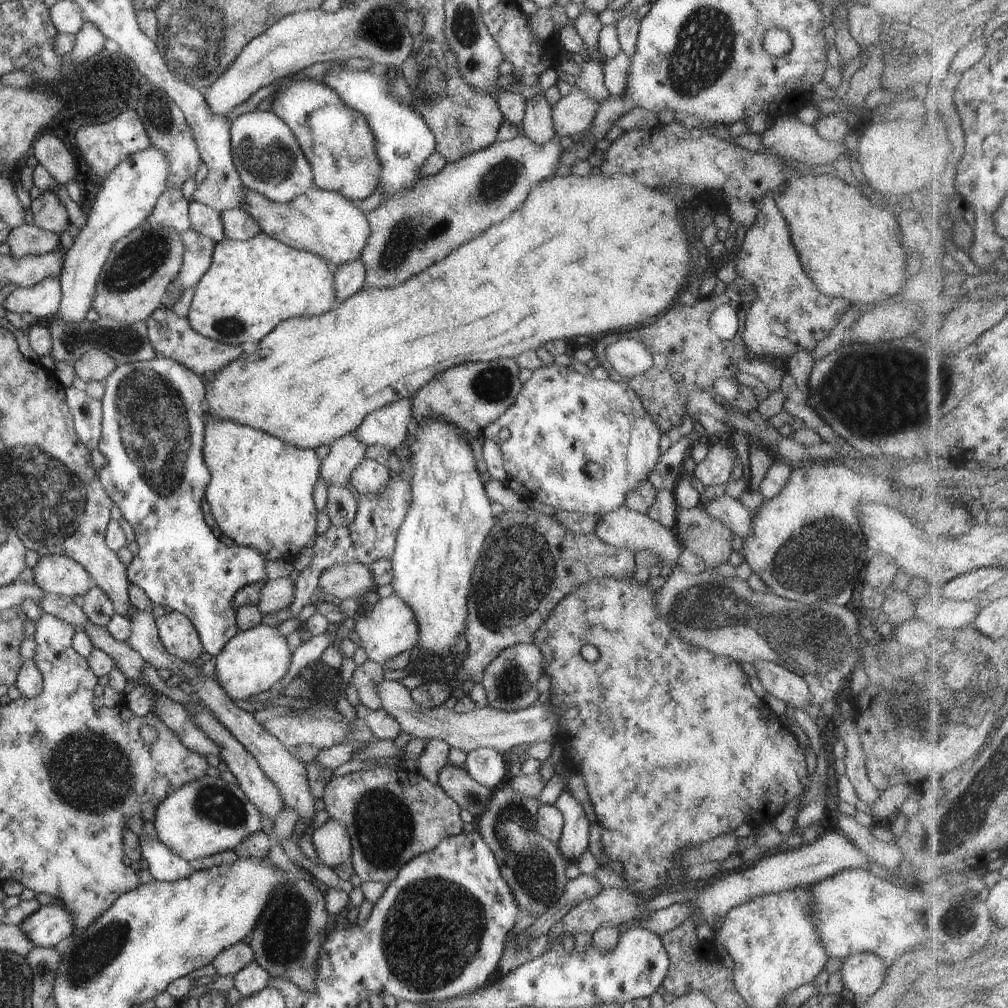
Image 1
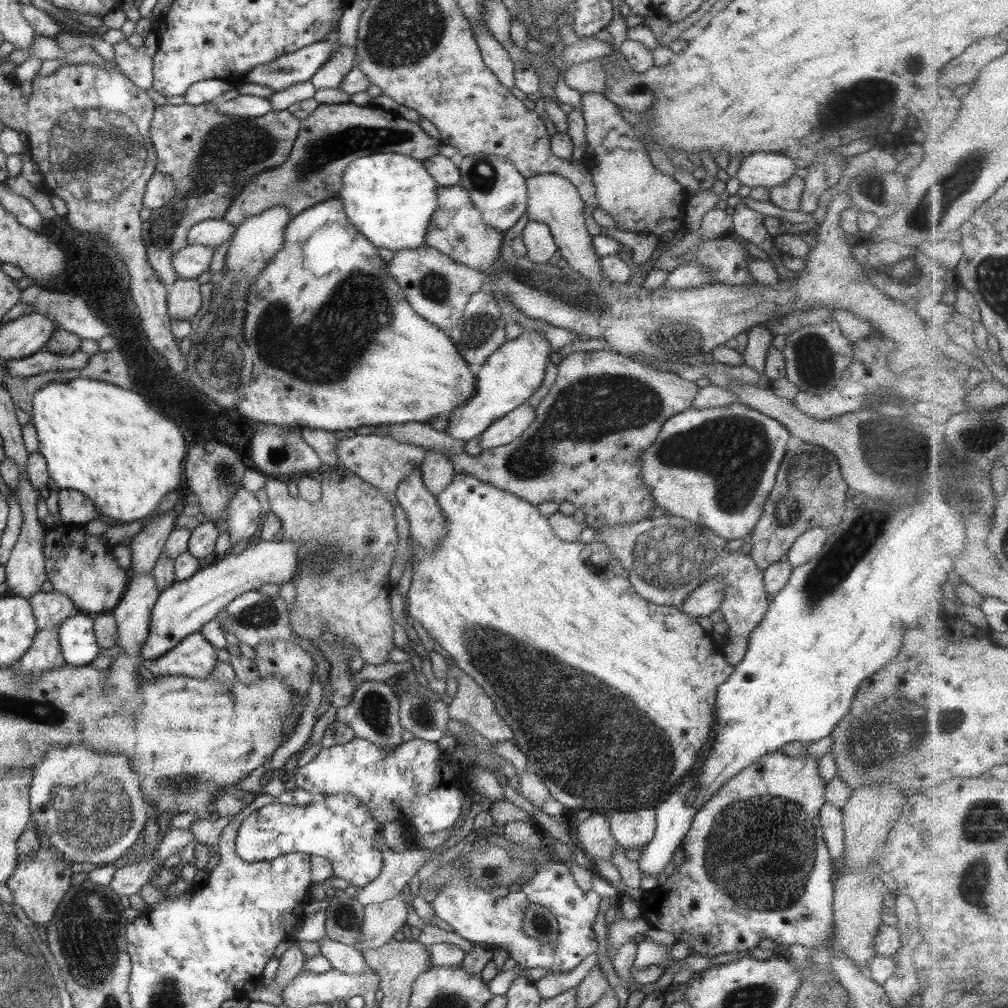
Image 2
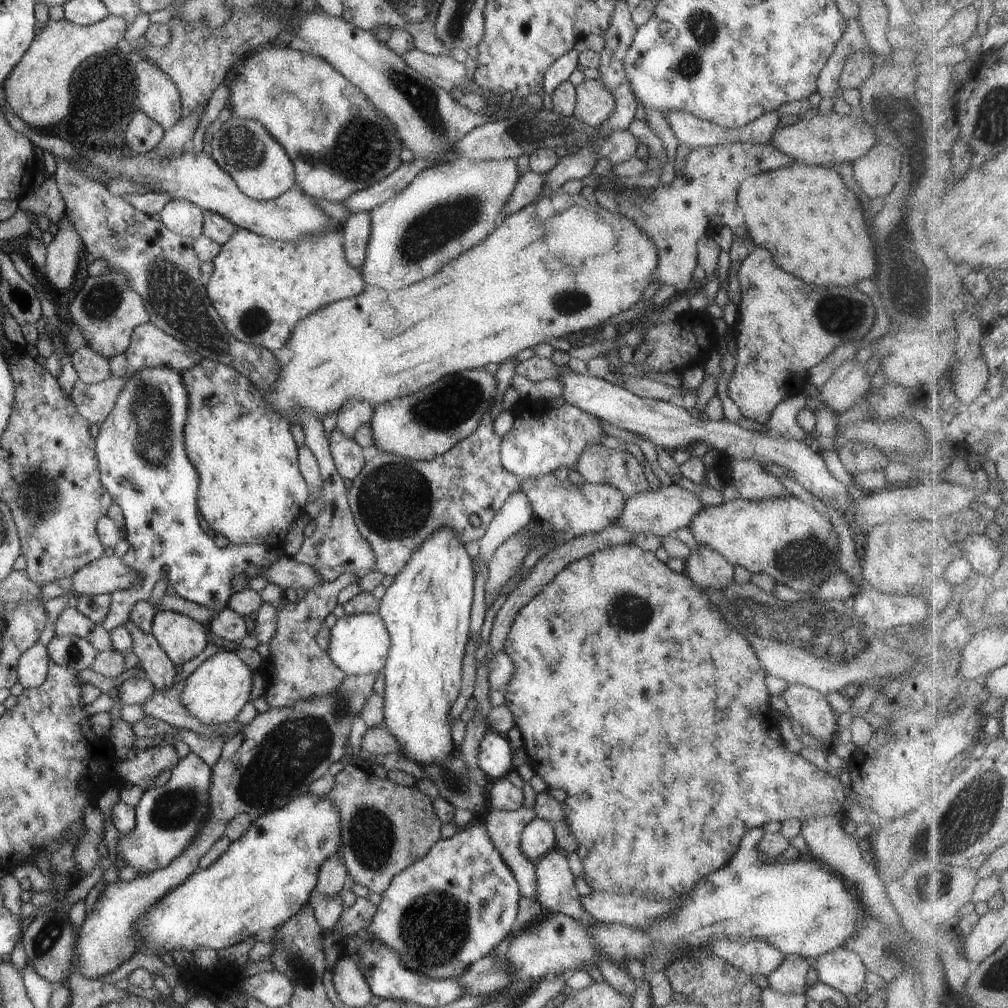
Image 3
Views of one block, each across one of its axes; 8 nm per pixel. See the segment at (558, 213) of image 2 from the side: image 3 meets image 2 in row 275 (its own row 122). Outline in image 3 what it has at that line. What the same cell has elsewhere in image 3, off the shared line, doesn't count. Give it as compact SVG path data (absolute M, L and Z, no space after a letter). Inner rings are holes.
M583 79L574 89L576 101L572 114L579 122L596 127L611 116L615 100L600 79Z

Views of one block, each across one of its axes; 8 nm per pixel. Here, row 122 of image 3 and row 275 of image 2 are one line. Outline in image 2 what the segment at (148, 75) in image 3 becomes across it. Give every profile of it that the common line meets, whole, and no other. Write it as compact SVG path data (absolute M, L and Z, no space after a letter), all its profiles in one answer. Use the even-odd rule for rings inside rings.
M215 102L191 106L187 103L165 103L154 108L149 136L151 137L156 165L154 170L171 177L175 194L162 207L151 210L150 217L142 222L140 239L145 245L149 266L167 288L177 279L171 270L170 258L187 245L187 231L198 222L219 220L231 206L232 199L260 172L279 166L287 160L297 138L300 120L285 110L271 110L260 117L232 117L216 111Z

